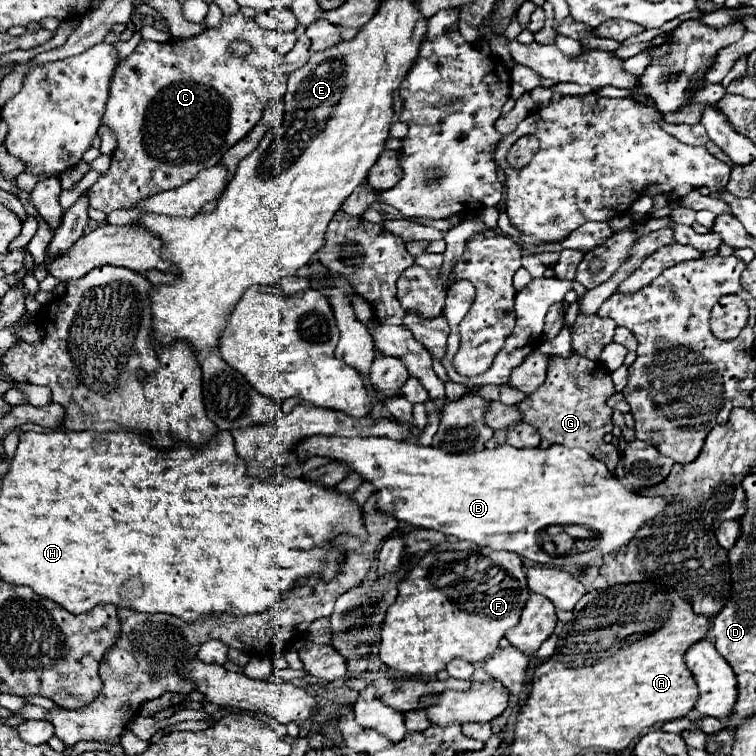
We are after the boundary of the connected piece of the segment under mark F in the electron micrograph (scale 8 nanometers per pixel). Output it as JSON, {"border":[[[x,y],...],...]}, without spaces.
{"border":[[[459,540],[437,544],[421,560],[401,580],[397,600],[387,608],[381,624],[379,658],[389,668],[431,678],[453,658],[483,662],[499,648],[503,634],[527,656],[535,654],[553,634],[557,626],[555,606],[545,596],[529,592],[525,568],[517,554],[493,552]]]}

